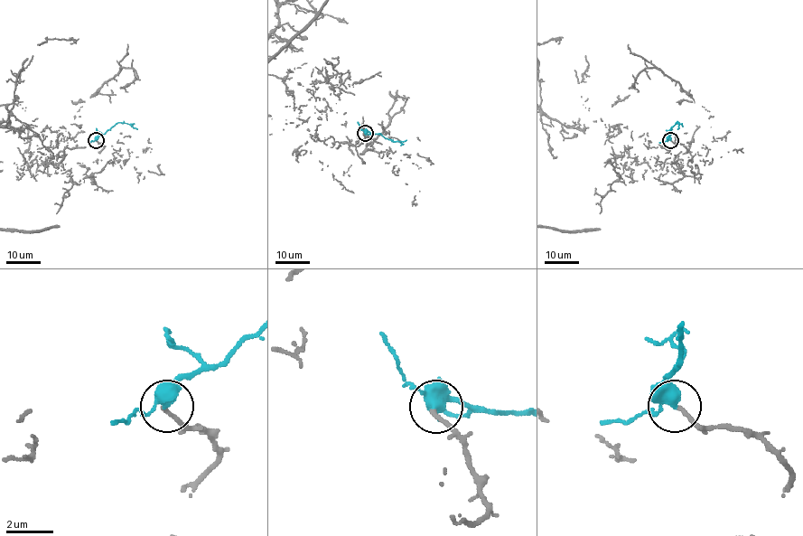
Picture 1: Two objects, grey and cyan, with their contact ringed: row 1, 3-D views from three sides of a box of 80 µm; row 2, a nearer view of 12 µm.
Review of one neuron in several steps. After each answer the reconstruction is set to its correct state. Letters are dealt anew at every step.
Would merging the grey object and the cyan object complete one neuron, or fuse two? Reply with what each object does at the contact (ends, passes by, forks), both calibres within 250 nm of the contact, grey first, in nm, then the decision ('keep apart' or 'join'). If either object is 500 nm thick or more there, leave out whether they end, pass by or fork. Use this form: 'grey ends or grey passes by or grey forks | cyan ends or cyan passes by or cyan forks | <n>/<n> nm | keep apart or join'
grey ends | cyan passes by | 190/440 nm | join

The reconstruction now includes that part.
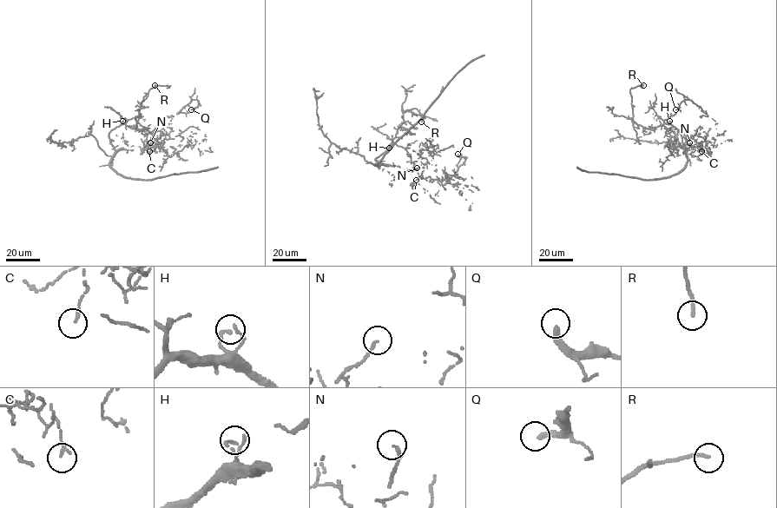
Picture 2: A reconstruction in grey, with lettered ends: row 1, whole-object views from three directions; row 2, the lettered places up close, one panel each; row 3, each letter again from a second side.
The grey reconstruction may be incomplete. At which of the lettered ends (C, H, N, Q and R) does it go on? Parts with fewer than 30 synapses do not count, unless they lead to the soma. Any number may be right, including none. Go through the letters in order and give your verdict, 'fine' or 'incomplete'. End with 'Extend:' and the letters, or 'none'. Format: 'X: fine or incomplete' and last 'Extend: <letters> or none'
C: fine
H: fine
N: fine
Q: incomplete
R: fine
Extend: Q

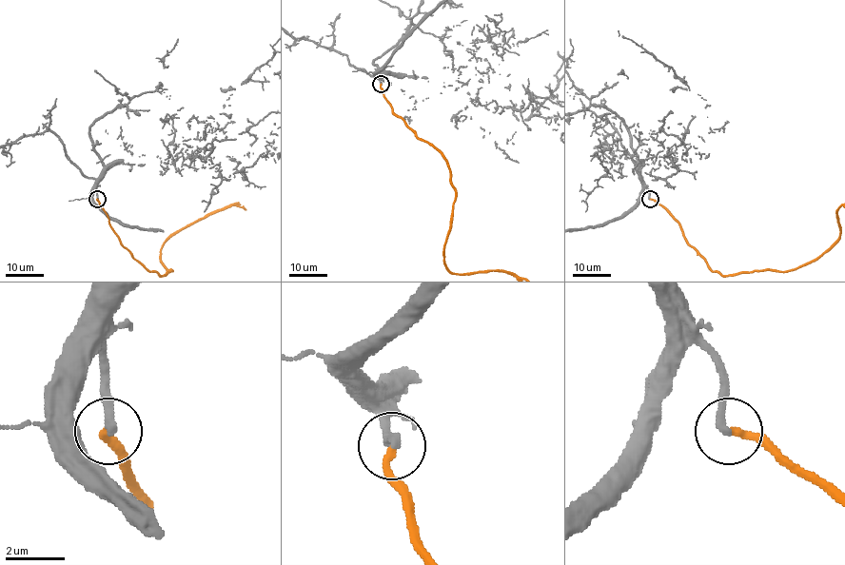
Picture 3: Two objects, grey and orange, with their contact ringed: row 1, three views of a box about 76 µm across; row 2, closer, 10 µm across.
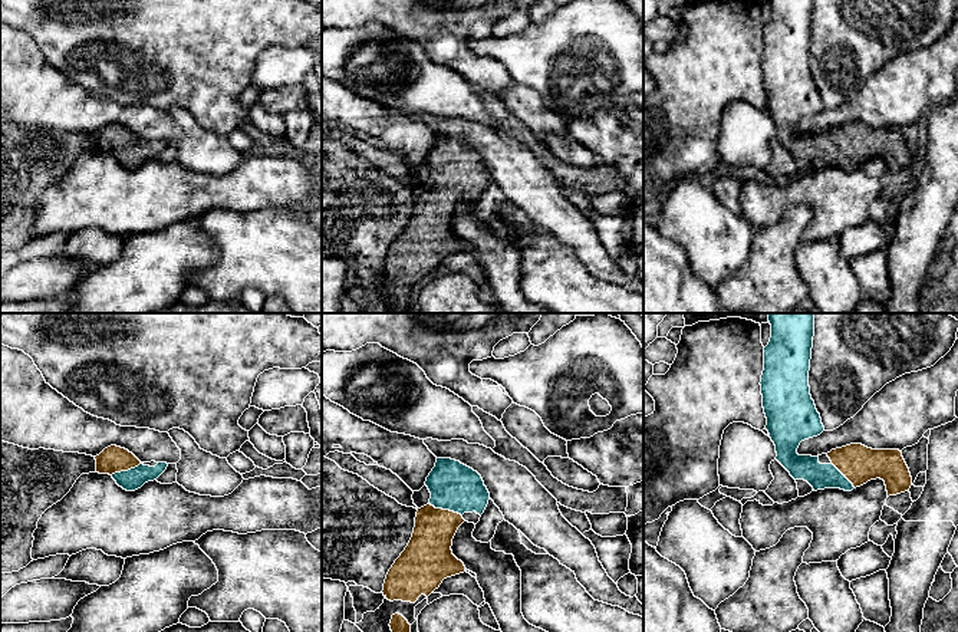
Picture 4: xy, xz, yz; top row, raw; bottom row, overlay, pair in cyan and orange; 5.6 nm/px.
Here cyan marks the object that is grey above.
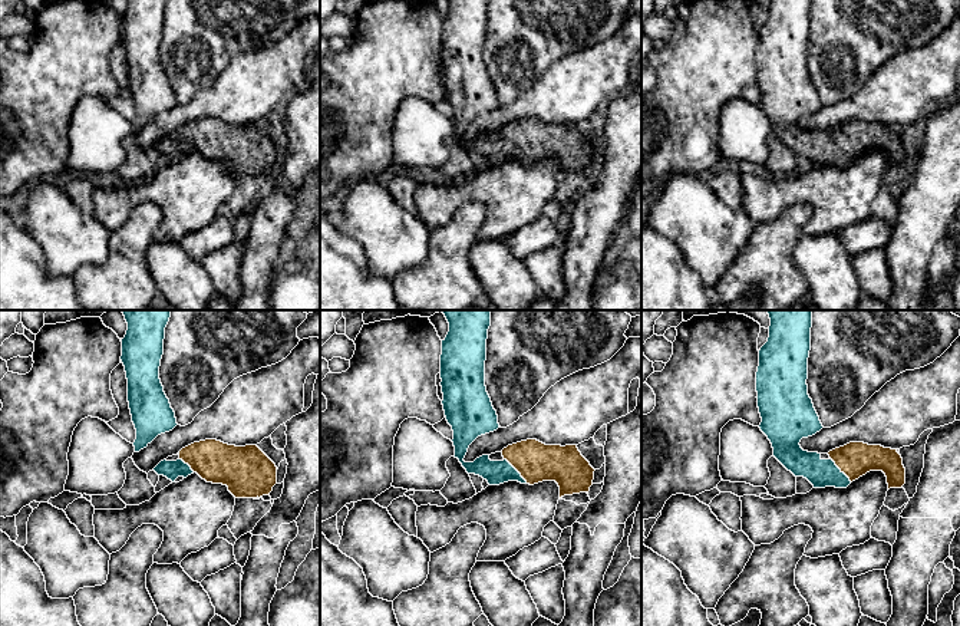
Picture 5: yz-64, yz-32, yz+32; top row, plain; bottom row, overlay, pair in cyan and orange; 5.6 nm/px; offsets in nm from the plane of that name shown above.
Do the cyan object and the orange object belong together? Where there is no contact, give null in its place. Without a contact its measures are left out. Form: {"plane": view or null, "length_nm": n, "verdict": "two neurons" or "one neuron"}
{"plane": "xz", "length_nm": 200, "verdict": "one neuron"}

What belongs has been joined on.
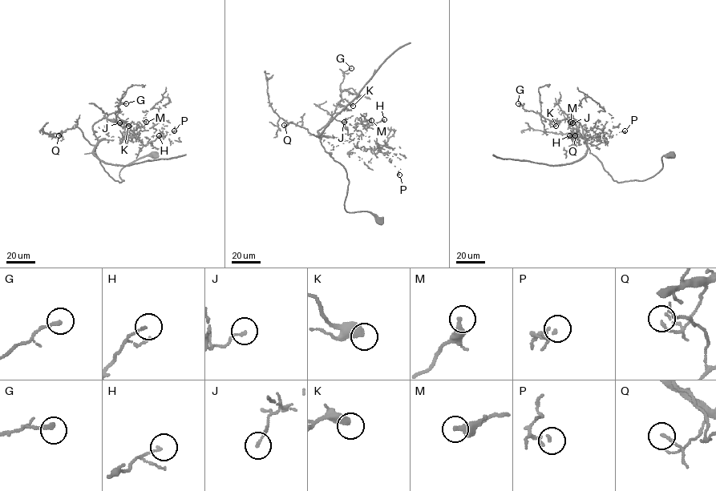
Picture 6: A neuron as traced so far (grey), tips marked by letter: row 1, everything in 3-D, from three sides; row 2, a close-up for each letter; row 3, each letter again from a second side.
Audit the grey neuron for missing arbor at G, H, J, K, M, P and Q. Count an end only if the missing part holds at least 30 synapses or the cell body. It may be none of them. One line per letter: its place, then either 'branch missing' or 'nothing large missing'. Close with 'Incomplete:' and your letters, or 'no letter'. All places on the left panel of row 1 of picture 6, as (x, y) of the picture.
G: place (126, 103); nothing large missing
H: place (159, 135); nothing large missing
J: place (119, 122); nothing large missing
K: place (128, 126); nothing large missing
M: place (146, 122); nothing large missing
P: place (174, 130); nothing large missing
Q: place (58, 135); nothing large missing
Incomplete: no letter

